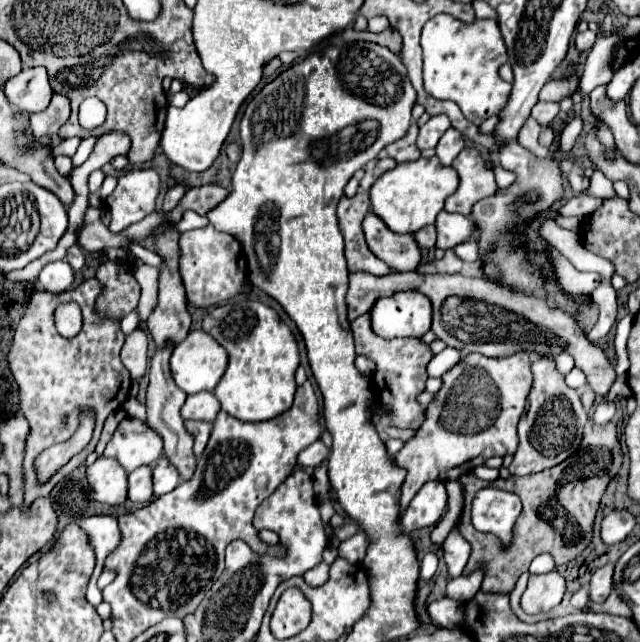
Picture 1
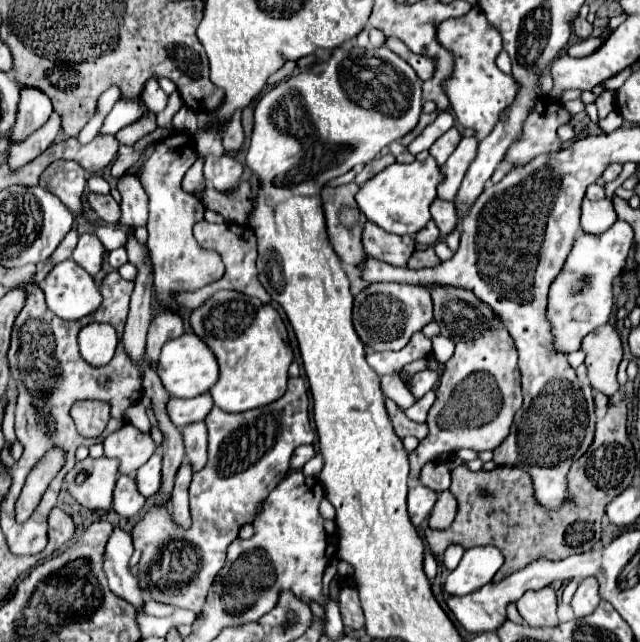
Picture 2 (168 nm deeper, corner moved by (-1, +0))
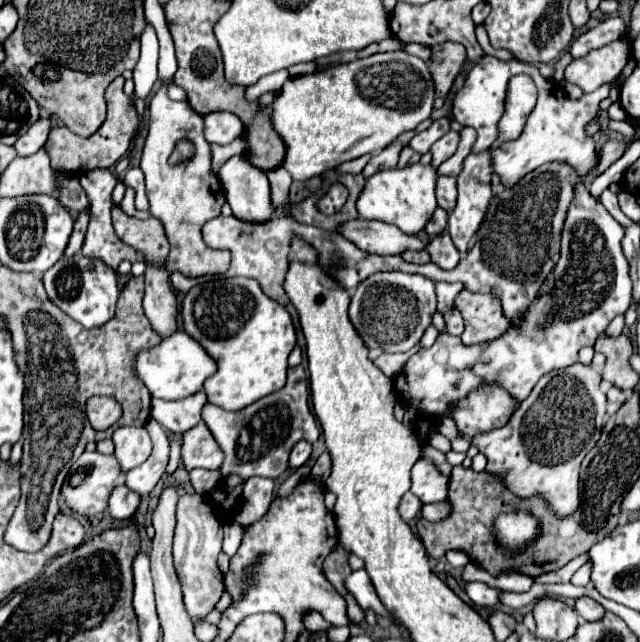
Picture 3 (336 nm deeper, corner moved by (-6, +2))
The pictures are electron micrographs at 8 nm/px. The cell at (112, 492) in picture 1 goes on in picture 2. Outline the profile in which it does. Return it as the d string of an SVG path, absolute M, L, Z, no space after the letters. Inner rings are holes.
M101 456L77 462L67 474L67 492L89 510L109 510L113 500L113 486L117 480L117 462L113 458Z

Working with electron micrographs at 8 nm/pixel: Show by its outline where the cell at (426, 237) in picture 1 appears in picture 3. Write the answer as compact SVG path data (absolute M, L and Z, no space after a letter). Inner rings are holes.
M436 208L432 220L426 224L424 232L428 236L440 236L444 230L446 230L446 220L448 220L448 212L444 212L442 208Z

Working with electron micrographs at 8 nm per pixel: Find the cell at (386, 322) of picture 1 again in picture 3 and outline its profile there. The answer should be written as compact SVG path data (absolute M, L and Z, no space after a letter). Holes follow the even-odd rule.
M378 272L358 284L350 302L350 320L368 348L406 352L416 346L436 312L434 282L420 274Z

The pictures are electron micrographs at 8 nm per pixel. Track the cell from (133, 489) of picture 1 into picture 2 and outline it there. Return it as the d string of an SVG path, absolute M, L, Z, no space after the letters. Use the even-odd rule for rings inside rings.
M119 476L113 490L113 510L119 516L131 518L143 508L143 504L145 504L145 498L137 492L133 476Z

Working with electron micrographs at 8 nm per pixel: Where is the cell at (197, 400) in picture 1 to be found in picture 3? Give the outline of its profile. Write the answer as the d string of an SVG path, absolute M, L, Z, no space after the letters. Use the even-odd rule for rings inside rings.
M196 392L186 400L166 402L160 398L152 398L150 416L162 424L172 434L184 434L186 430L194 428L202 420L202 408L208 402L206 392Z

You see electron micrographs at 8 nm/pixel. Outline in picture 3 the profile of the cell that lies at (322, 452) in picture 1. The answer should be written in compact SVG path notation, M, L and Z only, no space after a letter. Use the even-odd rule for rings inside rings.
M300 440L292 452L290 452L290 468L300 468L312 454L312 444L306 440Z

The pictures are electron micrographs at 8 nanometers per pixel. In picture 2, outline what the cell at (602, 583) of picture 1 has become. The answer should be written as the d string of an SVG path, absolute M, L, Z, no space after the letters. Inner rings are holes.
M585 578L579 584L579 588L577 588L577 592L571 600L571 608L573 608L577 618L585 618L585 616L593 614L593 610L597 608L599 602L601 602L601 598L599 598L597 580L595 578Z

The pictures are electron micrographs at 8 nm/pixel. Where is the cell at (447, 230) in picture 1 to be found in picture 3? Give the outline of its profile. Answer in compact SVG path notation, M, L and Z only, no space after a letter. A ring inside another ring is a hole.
M440 176L436 184L436 198L442 210L452 212L456 206L456 180L450 180L448 176Z

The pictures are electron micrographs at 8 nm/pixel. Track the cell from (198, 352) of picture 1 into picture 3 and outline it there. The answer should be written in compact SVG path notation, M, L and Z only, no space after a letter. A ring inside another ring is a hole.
M178 330L174 336L162 340L156 348L140 352L136 358L136 374L146 384L150 394L154 398L162 400L182 400L202 390L202 384L206 378L210 378L216 372L214 358L206 350L200 348L200 344L194 344L192 336L186 336L186 332Z

